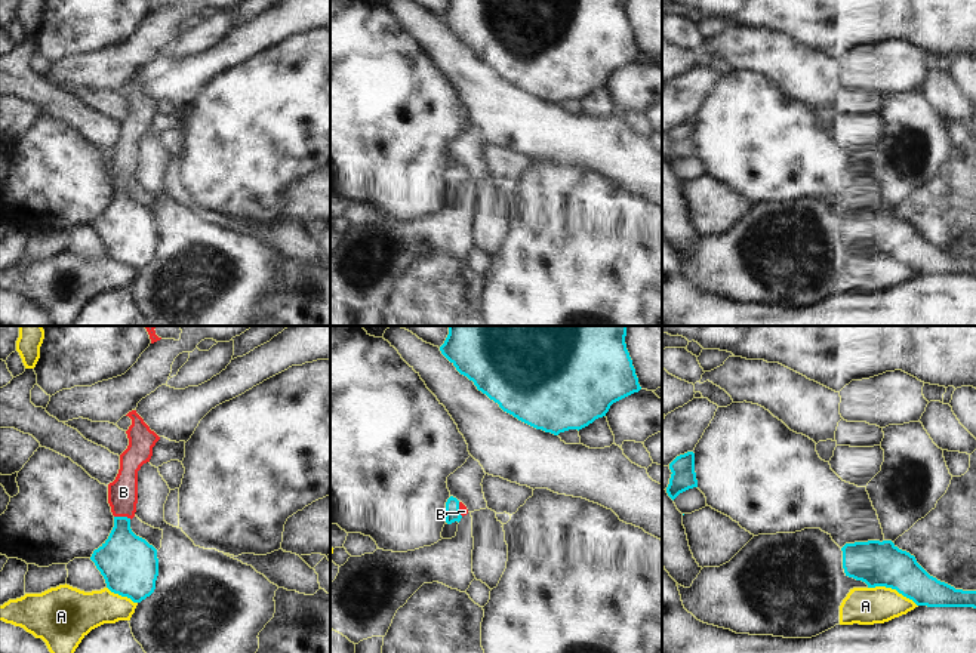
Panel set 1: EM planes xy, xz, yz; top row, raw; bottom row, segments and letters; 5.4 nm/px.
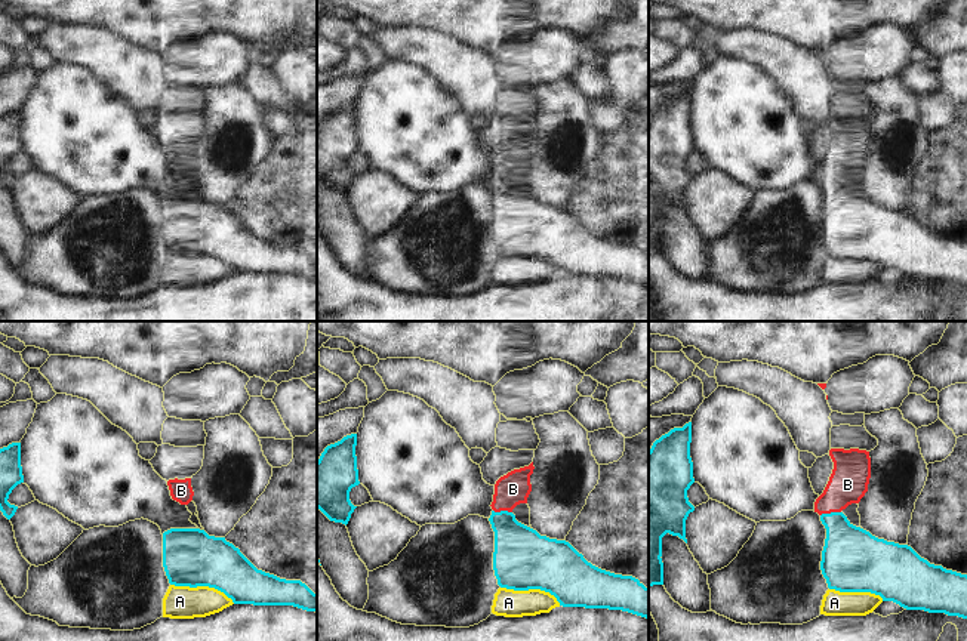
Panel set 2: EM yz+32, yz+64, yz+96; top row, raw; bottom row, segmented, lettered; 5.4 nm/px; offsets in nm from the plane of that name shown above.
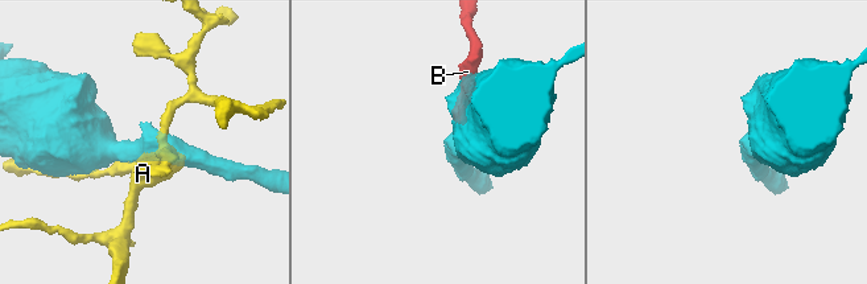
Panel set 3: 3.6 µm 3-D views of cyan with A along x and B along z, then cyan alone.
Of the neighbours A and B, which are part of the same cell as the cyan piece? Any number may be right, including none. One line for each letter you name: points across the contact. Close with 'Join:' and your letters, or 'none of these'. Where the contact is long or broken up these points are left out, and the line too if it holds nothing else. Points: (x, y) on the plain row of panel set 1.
B: Path across: xy (128, 231), (123, 221), (123, 185), (123, 160)
Join: B

